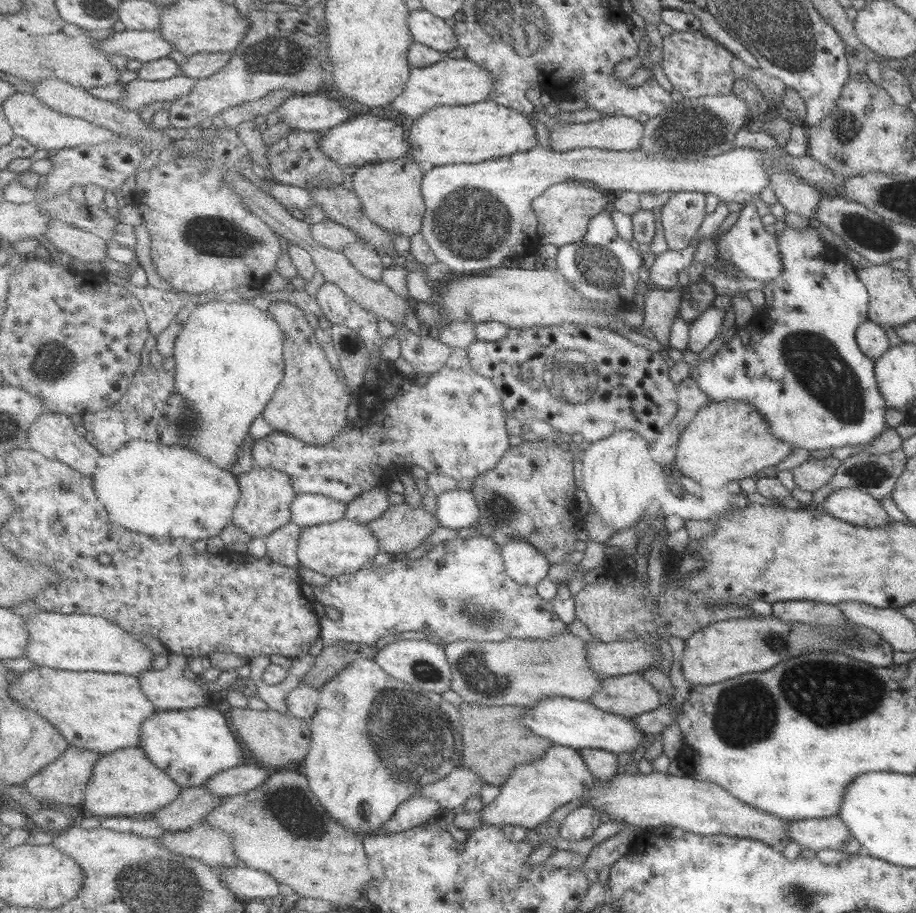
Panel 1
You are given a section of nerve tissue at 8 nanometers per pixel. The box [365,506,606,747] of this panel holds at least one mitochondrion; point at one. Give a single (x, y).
(475, 673)

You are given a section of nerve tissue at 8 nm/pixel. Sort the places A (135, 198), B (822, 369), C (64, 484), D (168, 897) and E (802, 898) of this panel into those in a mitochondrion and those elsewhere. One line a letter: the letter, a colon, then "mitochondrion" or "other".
A: other
B: mitochondrion
C: other
D: mitochondrion
E: mitochondrion

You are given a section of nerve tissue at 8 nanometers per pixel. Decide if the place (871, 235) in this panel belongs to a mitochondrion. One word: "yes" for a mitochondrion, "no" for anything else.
yes

